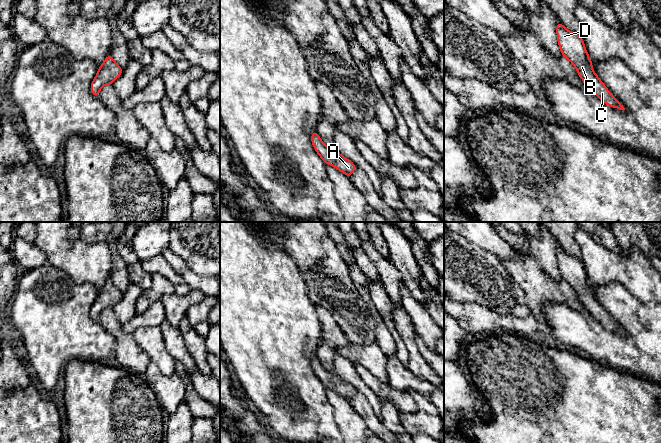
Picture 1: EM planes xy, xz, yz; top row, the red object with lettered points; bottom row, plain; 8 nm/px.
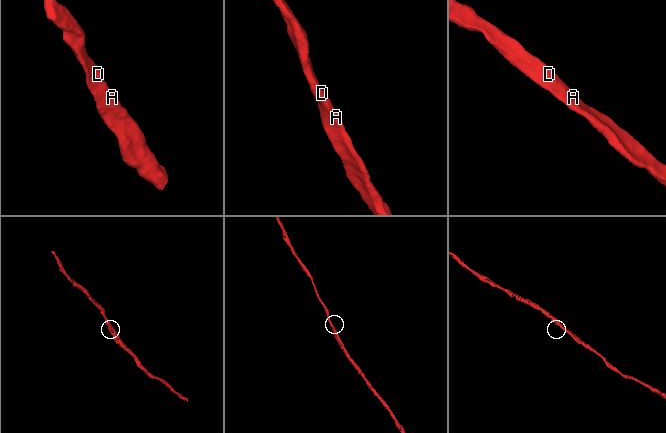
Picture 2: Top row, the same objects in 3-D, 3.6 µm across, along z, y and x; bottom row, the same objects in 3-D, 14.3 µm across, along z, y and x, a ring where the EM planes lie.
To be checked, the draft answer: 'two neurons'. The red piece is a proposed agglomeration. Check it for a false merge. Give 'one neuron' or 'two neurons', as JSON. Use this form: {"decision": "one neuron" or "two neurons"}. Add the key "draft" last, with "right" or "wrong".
{"decision": "one neuron", "draft": "wrong"}

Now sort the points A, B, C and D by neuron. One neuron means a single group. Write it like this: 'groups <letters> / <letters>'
groups A B C D

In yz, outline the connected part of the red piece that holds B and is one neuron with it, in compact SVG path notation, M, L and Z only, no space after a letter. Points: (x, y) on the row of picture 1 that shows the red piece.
M560 21L556 24L556 33L562 56L573 64L585 86L607 106L625 110L593 70L593 61L589 58L581 35L567 30Z

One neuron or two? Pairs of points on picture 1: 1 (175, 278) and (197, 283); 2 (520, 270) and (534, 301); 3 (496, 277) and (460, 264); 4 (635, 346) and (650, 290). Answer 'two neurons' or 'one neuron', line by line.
1: two neurons
2: one neuron
3: one neuron
4: two neurons

